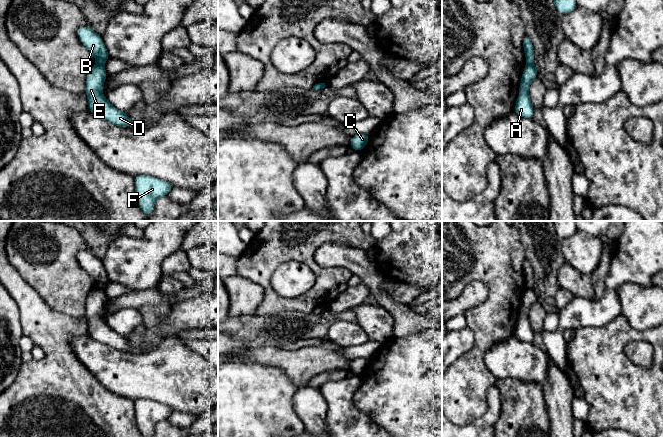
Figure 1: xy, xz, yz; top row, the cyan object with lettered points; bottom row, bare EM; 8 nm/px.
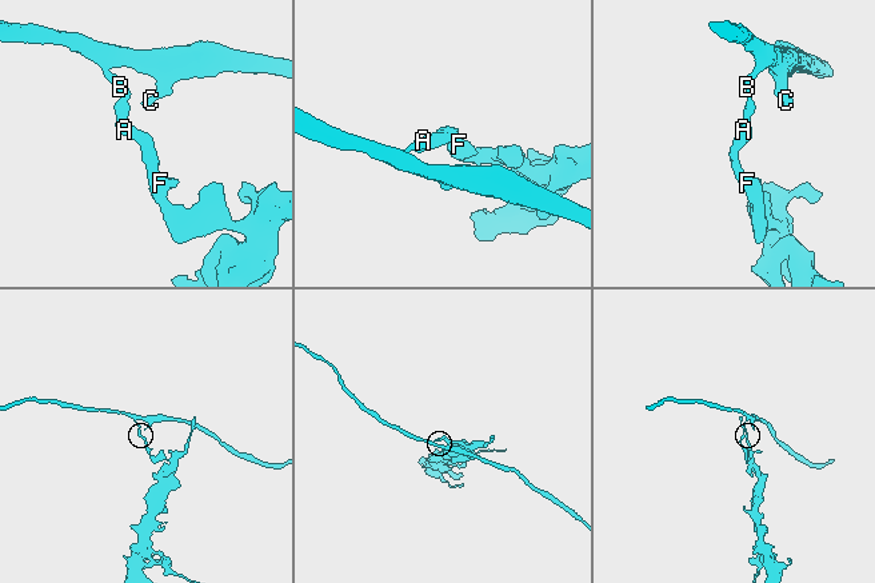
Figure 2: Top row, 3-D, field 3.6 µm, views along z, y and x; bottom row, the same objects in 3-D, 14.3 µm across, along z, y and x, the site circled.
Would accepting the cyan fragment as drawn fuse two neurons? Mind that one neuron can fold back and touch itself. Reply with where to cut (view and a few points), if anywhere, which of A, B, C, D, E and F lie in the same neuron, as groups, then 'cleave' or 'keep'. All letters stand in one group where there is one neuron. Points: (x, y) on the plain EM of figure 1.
cut xy (97, 287), (103, 289); groups A D E F / B C; cleave

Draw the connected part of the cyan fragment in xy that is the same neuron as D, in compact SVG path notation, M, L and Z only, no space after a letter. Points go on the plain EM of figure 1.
M95 288L87 297L85 317L88 322L90 336L105 345L119 351L128 352L131 344L126 336L116 333L102 317L106 297L104 289Z

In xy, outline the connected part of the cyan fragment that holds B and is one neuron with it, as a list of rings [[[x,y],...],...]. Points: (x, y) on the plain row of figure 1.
[[[86,250],[79,251],[77,259],[81,267],[94,279],[96,287],[104,289],[109,282],[109,278],[103,262]]]

